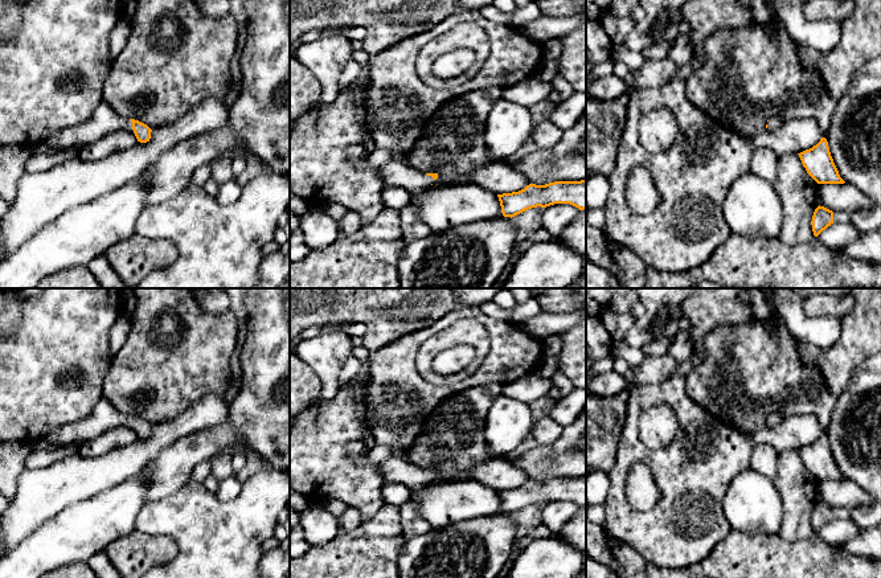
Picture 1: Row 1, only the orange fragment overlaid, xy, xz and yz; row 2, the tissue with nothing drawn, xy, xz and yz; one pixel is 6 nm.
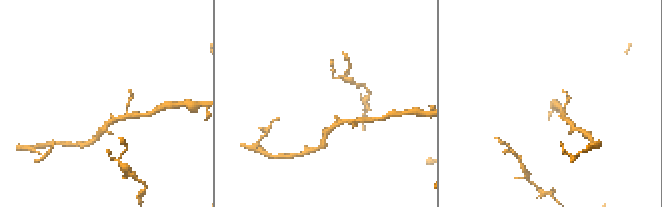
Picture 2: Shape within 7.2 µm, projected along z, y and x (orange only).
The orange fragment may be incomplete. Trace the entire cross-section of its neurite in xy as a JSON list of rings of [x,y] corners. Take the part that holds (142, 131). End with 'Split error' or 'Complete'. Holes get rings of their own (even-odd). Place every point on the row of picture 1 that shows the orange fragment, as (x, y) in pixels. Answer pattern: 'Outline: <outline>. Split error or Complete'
Outline: [[[102,101],[85,123],[73,128],[56,131],[44,143],[53,151],[61,151],[75,143],[90,144],[118,130],[134,132],[140,143],[149,142],[152,132],[147,124],[139,120],[122,118]]]. Split error

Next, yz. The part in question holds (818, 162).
Outline: [[[820,142],[810,149],[798,153],[807,173],[818,184],[844,184],[829,152],[828,142]]]. Complete

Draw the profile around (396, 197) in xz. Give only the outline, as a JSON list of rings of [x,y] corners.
[[[385,185],[381,197],[386,206],[399,210],[410,202],[411,193],[399,186]]]

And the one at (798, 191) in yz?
[[[798,153],[779,157],[774,186],[783,208],[779,234],[783,243],[794,246],[816,238],[811,221],[819,206],[818,185],[807,173]]]

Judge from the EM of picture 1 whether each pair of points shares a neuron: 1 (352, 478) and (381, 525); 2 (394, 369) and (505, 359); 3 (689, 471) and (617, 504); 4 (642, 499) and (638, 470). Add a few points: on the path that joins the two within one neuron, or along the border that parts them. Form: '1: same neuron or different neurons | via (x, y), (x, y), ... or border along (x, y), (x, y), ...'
1: different neurons | border along (386, 503), (364, 521)
2: same neuron | via (422, 392), (446, 392), (478, 380)
3: same neuron | via (679, 492), (654, 517), (638, 517)
4: same neuron | via (642, 492), (639, 476)

